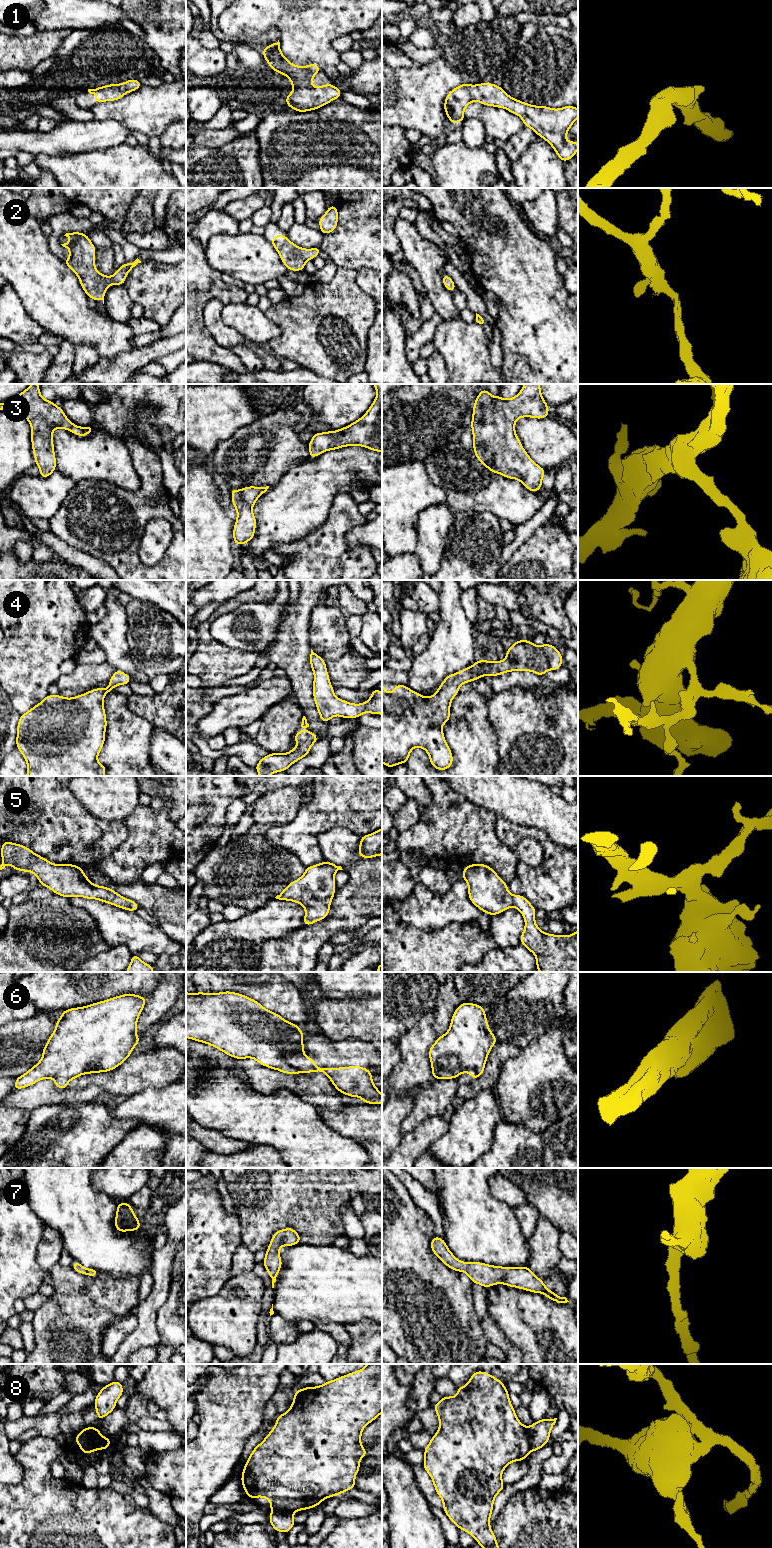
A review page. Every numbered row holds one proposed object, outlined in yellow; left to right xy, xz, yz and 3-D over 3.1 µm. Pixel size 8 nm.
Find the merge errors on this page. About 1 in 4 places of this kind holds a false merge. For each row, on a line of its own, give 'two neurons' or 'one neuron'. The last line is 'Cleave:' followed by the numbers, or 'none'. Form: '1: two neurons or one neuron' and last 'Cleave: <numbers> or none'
1: one neuron
2: one neuron
3: one neuron
4: one neuron
5: one neuron
6: two neurons
7: one neuron
8: two neurons
Cleave: 6, 8

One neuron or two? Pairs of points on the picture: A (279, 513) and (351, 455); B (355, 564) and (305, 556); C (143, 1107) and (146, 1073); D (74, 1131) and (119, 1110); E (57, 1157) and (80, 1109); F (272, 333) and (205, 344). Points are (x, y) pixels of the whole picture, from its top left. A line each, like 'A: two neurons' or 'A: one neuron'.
A: one neuron
B: one neuron
C: two neurons
D: two neurons
E: one neuron
F: two neurons

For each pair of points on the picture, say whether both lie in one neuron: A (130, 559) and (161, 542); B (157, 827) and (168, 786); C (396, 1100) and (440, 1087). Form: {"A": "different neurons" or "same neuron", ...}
{"A": "different neurons", "B": "different neurons", "C": "different neurons"}

